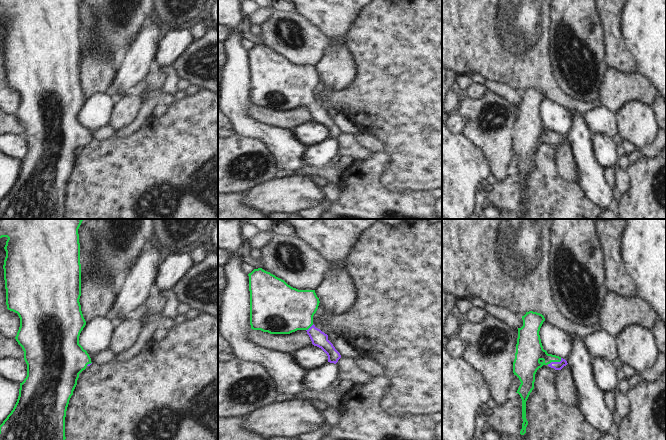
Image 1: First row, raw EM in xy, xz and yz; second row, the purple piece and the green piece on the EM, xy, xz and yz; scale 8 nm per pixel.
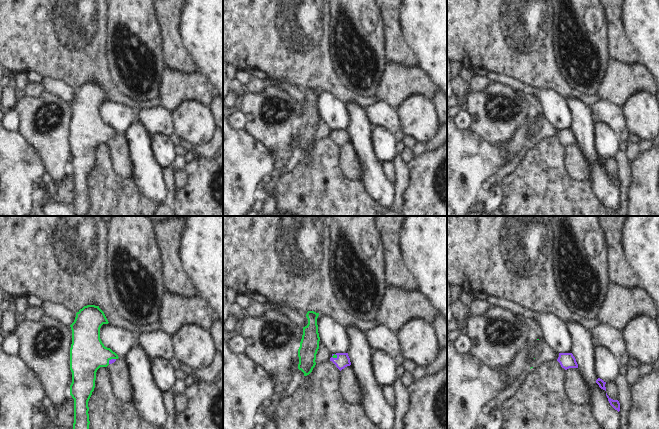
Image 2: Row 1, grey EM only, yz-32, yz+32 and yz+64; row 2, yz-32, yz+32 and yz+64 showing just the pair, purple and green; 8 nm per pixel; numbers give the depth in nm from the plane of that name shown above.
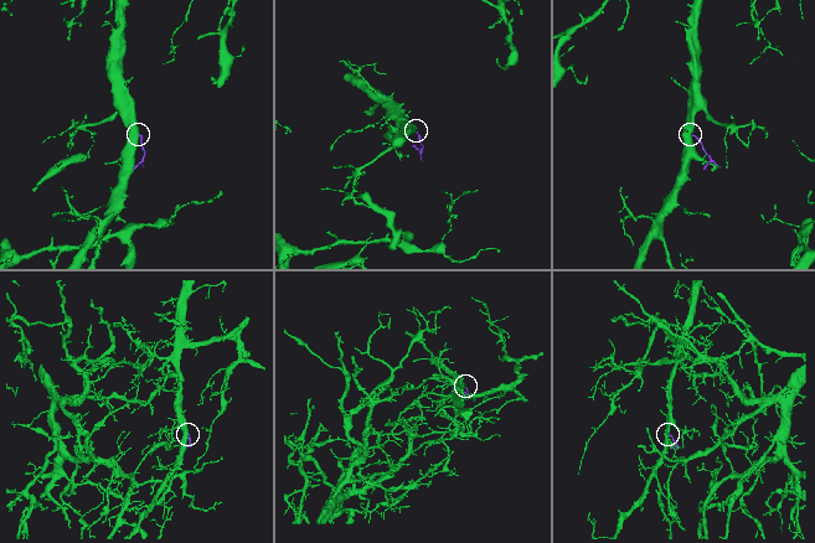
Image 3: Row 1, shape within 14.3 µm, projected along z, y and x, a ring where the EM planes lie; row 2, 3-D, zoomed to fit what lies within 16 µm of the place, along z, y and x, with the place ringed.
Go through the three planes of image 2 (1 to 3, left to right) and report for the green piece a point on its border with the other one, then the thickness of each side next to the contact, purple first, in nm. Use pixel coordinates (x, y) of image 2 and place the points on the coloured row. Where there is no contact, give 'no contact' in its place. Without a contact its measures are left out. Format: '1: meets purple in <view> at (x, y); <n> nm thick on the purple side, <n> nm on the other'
1: meets purple in yz-32 at (111, 359); 40 nm thick on the purple side, 280 nm on the other
2: meets purple in yz+32 at (334, 358); 110 nm thick on the purple side, 30 nm on the other
3: no contact

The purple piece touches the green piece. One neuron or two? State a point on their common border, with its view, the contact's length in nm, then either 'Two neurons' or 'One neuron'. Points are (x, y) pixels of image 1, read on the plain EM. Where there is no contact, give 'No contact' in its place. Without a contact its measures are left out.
Touches purple at yz (554, 138). Shared border 130 nm. One neuron.

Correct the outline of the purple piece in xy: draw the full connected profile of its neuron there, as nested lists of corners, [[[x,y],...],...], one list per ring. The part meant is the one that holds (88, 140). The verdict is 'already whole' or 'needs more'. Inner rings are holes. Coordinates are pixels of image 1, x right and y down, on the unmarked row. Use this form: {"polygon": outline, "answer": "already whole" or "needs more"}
{"polygon": [[[0,0],[0,14],[7,13],[6,33],[4,36],[4,56],[6,65],[7,85],[18,90],[20,103],[15,113],[18,120],[24,127],[24,136],[27,140],[27,152],[20,159],[17,178],[0,201],[0,219],[65,219],[65,193],[69,176],[77,161],[79,150],[91,141],[91,134],[86,126],[79,120],[79,112],[86,101],[79,78],[81,72],[81,40],[80,40],[80,19],[78,5],[81,0]]], "answer": "needs more"}

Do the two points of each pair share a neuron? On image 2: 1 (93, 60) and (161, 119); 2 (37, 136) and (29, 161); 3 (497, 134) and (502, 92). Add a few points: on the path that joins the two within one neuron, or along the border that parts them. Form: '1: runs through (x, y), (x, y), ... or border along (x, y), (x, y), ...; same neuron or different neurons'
1: border along (161, 103), (145, 106), (138, 110); different neurons
2: border along (19, 130), (36, 148), (46, 166); different neurons
3: runs through (496, 124), (490, 118), (498, 102); same neuron

